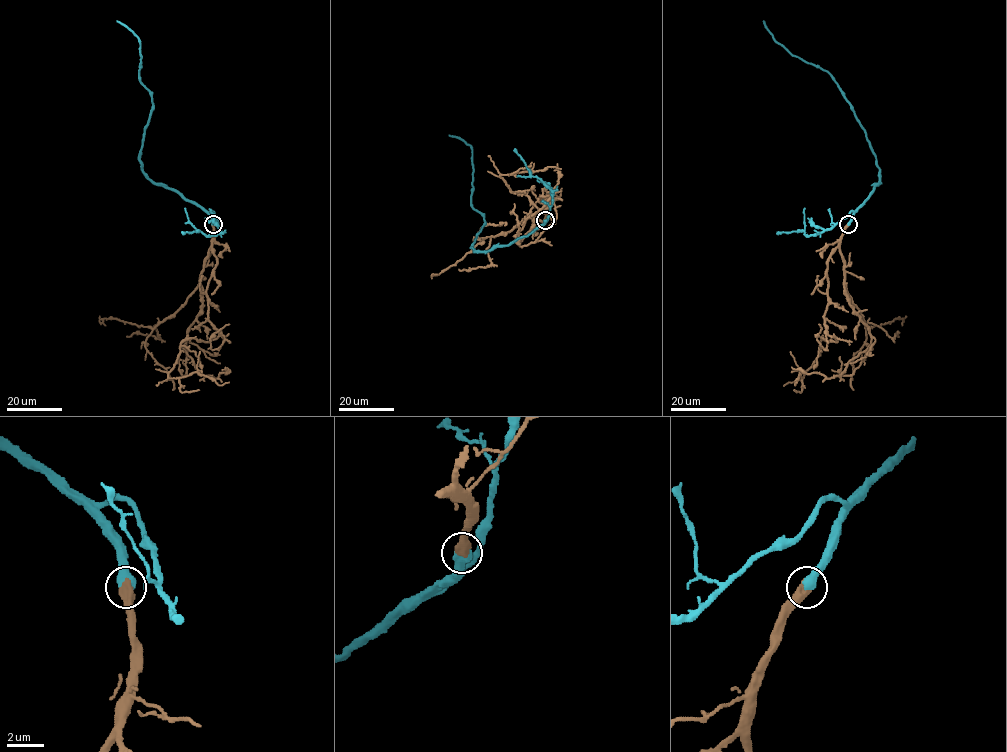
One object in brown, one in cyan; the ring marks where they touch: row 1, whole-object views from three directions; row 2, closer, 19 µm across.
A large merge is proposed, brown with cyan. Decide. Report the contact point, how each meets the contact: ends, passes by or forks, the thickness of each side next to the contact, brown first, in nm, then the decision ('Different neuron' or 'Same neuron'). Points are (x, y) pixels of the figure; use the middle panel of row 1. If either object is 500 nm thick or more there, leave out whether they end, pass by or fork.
Place: (545, 220). Thickness 550 nm (brown) against 650 nm. Same neuron

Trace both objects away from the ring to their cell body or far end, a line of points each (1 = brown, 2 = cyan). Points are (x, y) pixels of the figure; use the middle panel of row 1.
1: (545, 220), (548, 199), (538, 199), (552, 200), (538, 208), (526, 195), (512, 192), (500, 175), (561, 168)
2: (545, 220), (508, 245), (474, 251), (471, 246), (485, 223), (471, 203), (471, 147), (449, 135)

